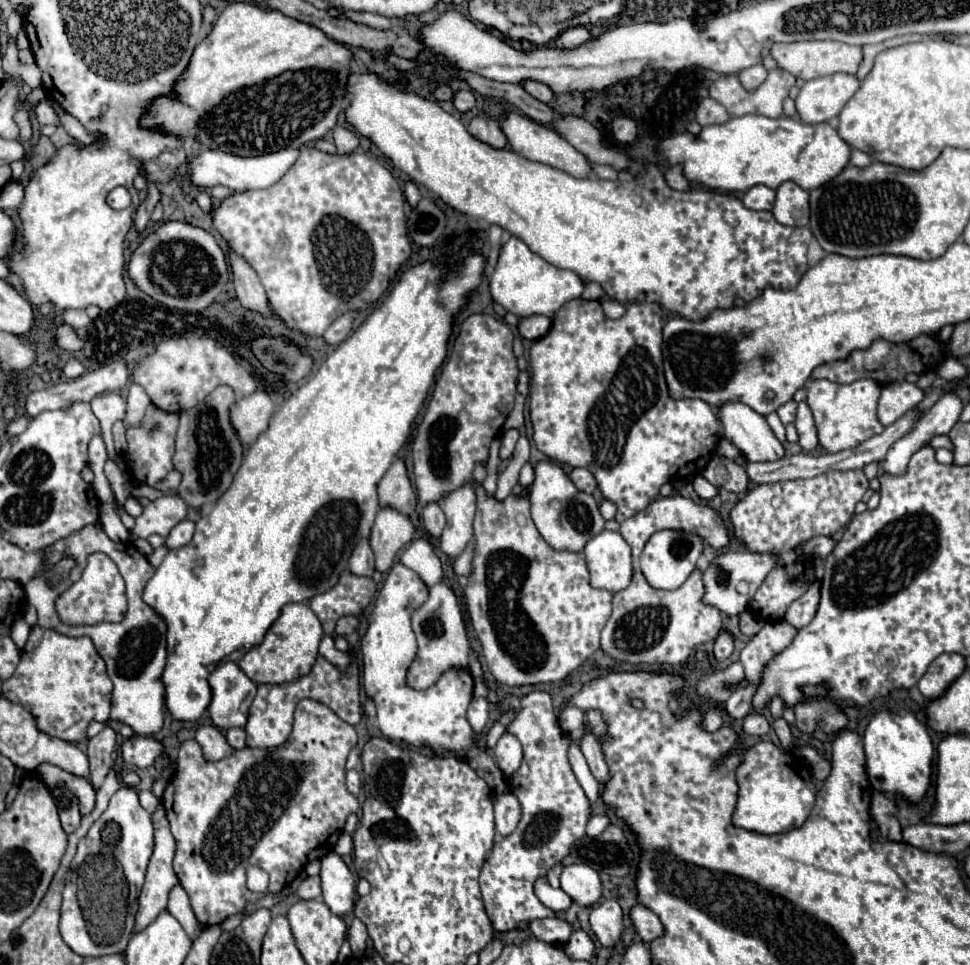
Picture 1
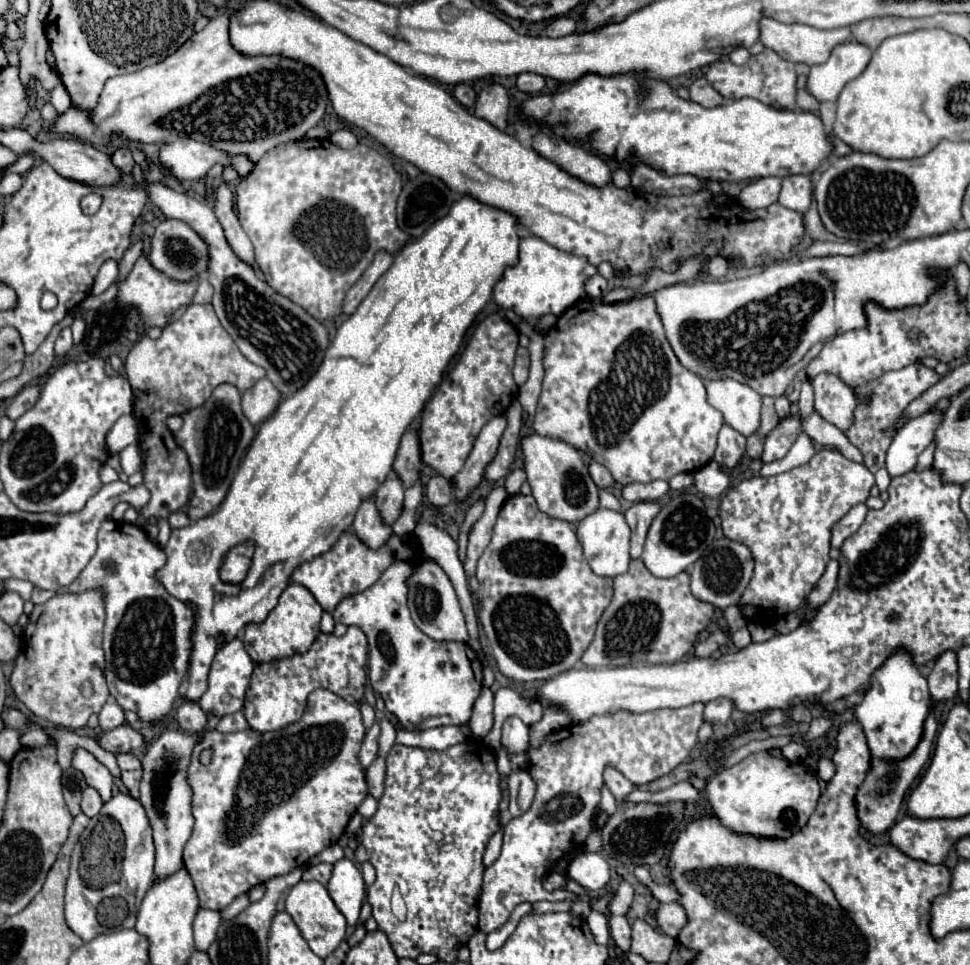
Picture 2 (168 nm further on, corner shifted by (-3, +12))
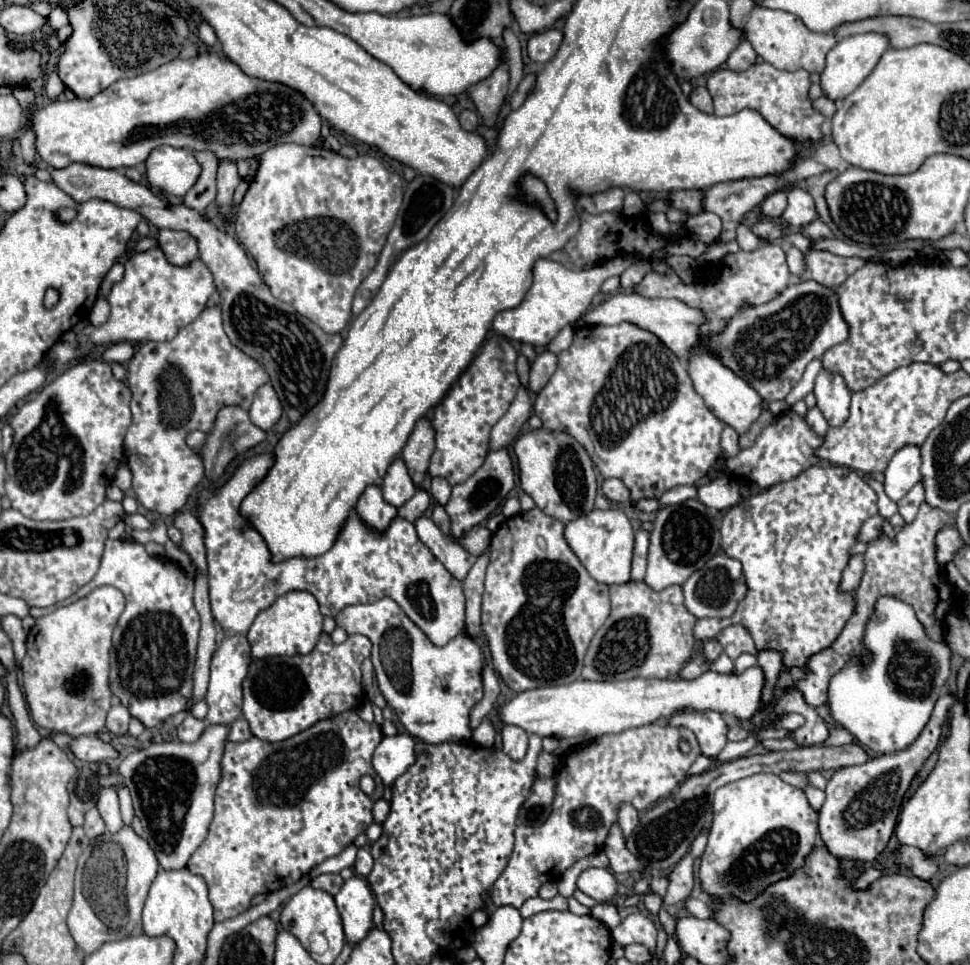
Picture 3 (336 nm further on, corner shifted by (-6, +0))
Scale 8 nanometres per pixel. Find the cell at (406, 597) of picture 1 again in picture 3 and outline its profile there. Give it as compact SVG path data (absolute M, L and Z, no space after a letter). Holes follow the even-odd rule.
M383 597L375 603L363 603L363 605L349 605L335 617L337 627L343 627L347 633L361 633L369 637L373 643L371 649L371 661L377 673L379 689L387 703L395 709L397 717L405 725L405 729L425 741L425 743L445 743L445 741L471 741L471 729L469 729L469 711L471 707L481 701L483 697L483 683L481 683L481 669L483 669L483 655L479 649L479 643L467 633L459 633L453 637L447 645L437 647L433 645L427 635L403 613L403 609L389 597ZM409 643L411 643L411 673L409 673Z

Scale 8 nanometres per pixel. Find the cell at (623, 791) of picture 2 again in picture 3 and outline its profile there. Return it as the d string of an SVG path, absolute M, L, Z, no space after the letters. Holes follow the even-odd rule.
M623 805L621 809L619 809L619 827L621 827L621 831L623 831L623 837L625 839L629 839L629 835L633 833L633 829L637 827L637 823L639 823L639 813L637 813L637 809L633 809L631 805Z

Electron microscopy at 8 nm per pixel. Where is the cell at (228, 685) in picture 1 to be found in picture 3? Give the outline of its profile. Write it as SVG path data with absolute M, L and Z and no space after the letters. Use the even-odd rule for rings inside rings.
M225 635L217 645L211 659L211 677L205 701L209 705L207 721L209 723L233 723L241 717L241 681L245 679L247 667L251 661L251 647L245 635Z

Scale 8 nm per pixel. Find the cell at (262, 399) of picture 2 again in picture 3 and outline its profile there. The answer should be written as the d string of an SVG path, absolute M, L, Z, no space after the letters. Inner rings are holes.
M269 383L261 385L261 389L257 389L253 405L249 409L249 417L263 431L269 431L279 421L281 403L279 403L279 397L277 397L275 389Z

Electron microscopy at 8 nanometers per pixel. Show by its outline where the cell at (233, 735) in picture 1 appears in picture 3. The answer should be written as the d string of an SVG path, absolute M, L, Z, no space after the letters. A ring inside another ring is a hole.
M239 717L231 723L231 729L229 729L229 741L247 741L251 737L251 729L249 729L249 723Z

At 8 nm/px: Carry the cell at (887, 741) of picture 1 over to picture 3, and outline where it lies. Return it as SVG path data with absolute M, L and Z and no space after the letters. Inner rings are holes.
M883 595L875 601L875 611L865 625L863 649L869 653L869 661L863 663L861 657L851 657L841 671L837 671L829 681L829 713L845 727L859 743L877 753L893 753L907 749L923 731L931 717L933 705L943 693L951 675L951 649L945 641L933 641L925 633L925 627L915 615L915 609L905 601Z

